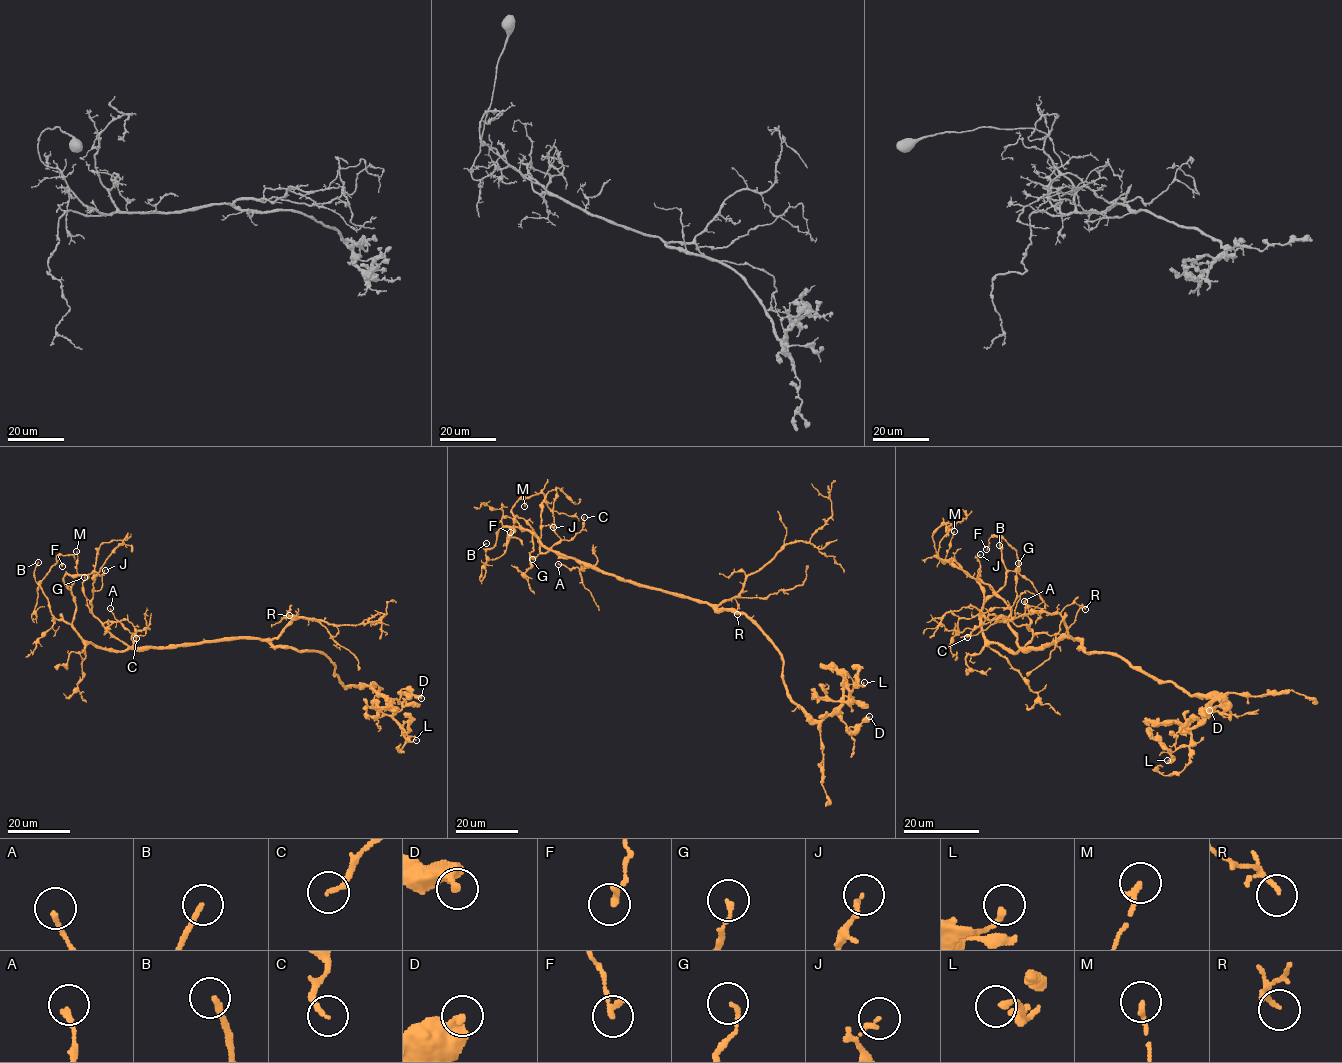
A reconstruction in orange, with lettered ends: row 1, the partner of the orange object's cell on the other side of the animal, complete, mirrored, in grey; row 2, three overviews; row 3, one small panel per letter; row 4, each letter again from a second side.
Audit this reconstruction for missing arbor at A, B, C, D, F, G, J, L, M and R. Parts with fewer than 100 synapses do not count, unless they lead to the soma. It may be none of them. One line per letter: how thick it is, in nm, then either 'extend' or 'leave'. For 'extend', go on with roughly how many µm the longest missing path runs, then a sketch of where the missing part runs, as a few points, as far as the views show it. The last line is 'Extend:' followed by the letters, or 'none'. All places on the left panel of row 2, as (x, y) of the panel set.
A: 170 nm thick; leave
B: 200 nm thick; extend; about 40 µm are missing; missing branch runs (38, 562), (47, 540), (72, 514), (80, 500), (103, 501)
C: 160 nm thick; leave
D: 320 nm thick; leave
F: 220 nm thick; leave
G: 140 nm thick; leave
J: 140 nm thick; leave
L: 200 nm thick; leave
M: 180 nm thick; leave
R: 100 nm thick; leave
Extend: B

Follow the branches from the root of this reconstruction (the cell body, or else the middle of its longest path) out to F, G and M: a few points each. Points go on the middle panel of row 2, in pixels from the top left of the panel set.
F: (665, 593), (557, 554), (518, 527), (498, 531), (496, 544), (485, 551), (489, 559), (504, 552), (510, 532)
G: (665, 593), (619, 580), (574, 558), (561, 558), (552, 550), (539, 553), (532, 559)
M: (665, 593), (549, 550), (533, 533), (520, 529), (511, 508), (520, 498), (525, 499), (524, 506)

